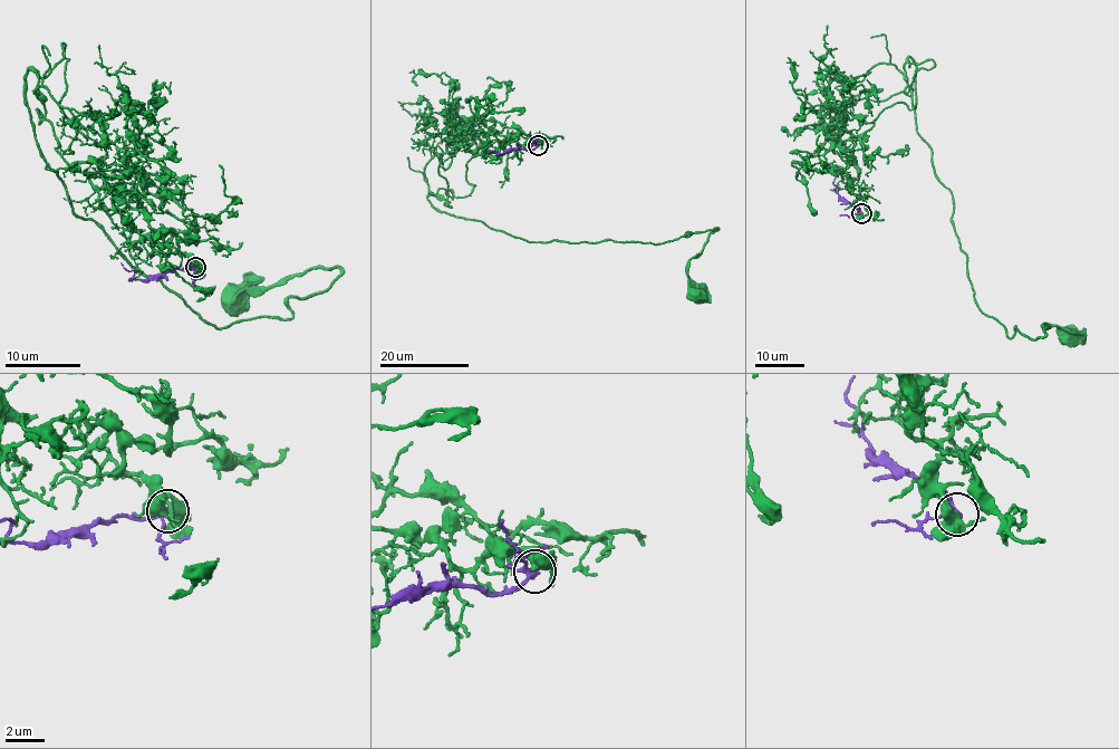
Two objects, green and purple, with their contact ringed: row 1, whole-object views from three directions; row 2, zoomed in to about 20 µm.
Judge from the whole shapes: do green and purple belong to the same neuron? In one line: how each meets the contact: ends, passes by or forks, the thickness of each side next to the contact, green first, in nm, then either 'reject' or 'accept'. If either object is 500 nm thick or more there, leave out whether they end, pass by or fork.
green forks; purple forks; calibres 400 and 190 nm; reject

